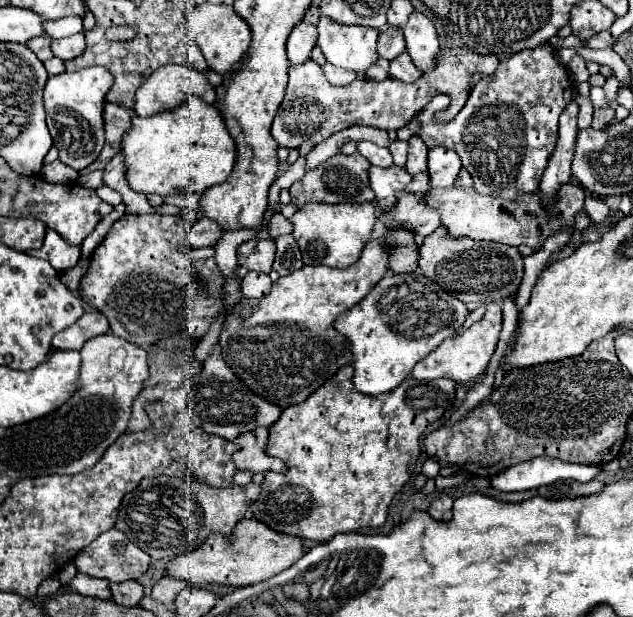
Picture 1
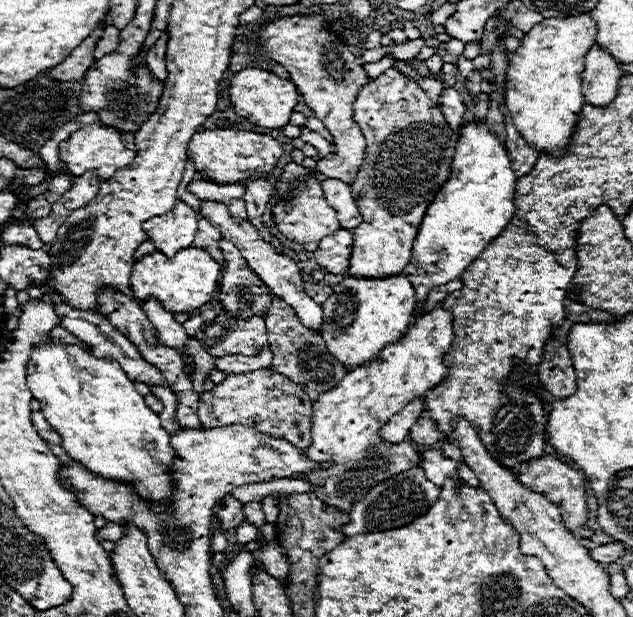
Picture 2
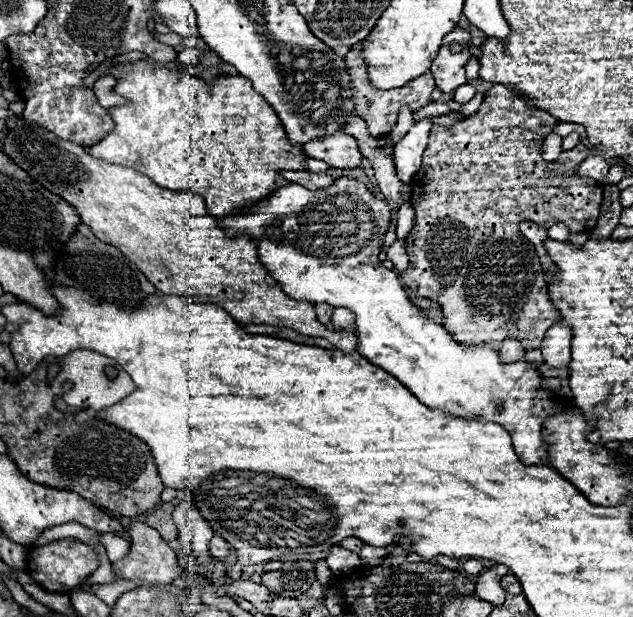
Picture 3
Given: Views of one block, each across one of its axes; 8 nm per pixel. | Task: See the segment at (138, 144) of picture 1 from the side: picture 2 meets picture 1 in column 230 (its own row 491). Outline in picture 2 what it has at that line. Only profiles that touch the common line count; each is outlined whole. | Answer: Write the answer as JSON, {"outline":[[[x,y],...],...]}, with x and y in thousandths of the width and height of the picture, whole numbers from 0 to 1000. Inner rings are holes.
{"outline":[[[95,551],[57,558],[41,593],[41,622],[51,642],[63,652],[73,681],[82,687],[82,694],[88,694],[88,700],[95,700],[104,736],[155,771],[212,784],[224,807],[240,810],[243,830],[259,830],[275,794],[272,775],[265,768],[265,759],[275,746],[269,703],[253,690],[253,677],[227,655],[227,645],[215,635],[212,619],[202,616],[193,593],[180,583],[158,583],[133,564]]]}

